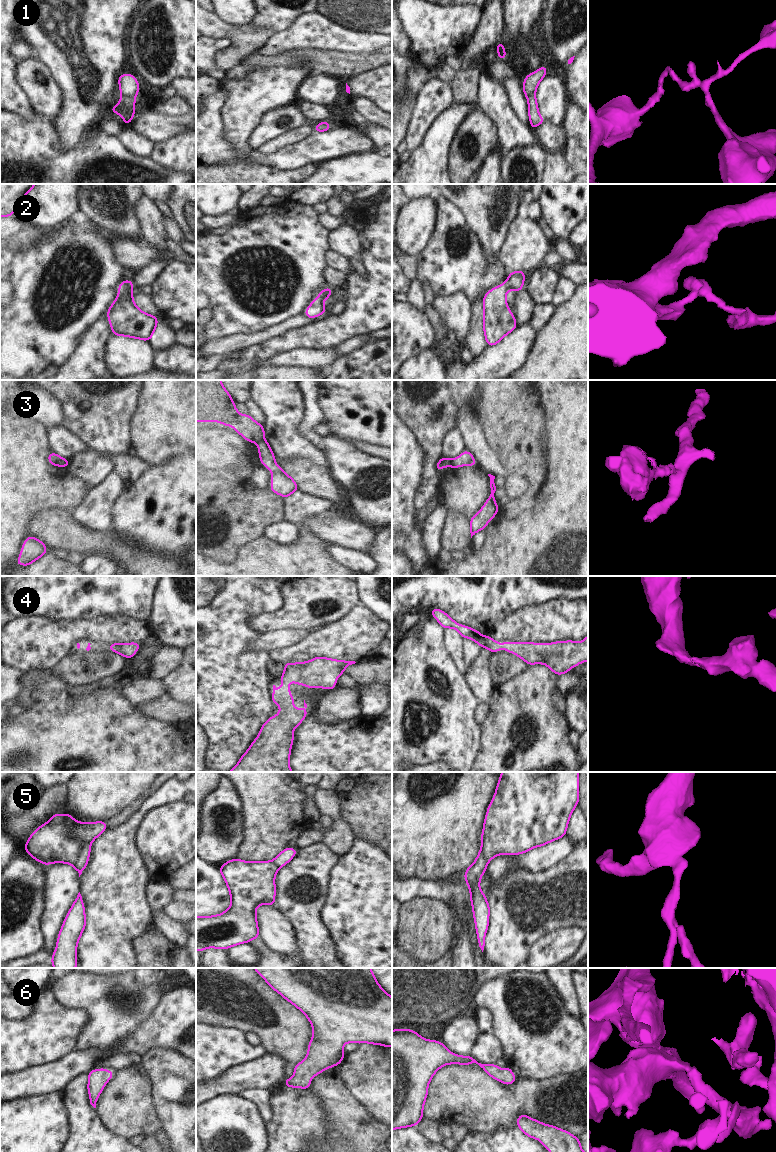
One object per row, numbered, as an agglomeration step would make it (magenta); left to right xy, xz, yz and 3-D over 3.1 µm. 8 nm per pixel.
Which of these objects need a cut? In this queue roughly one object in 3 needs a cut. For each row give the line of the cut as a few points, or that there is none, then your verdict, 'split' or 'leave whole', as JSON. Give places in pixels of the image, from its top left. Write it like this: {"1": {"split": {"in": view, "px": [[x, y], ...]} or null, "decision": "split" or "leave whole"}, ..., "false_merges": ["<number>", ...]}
{"1": {"split": {"in": "xy", "px": [[122, 95], [134, 97]]}, "decision": "split"}, "2": {"split": null, "decision": "leave whole"}, "3": {"split": {"in": "yz", "px": [[453, 460], [451, 466]]}, "decision": "split"}, "4": {"split": null, "decision": "leave whole"}, "5": {"split": {"in": "xy", "px": [[90, 843], [86, 843], [80, 848], [77, 858], [72, 864]]}, "decision": "split"}, "6": {"split": null, "decision": "leave whole"}, "false_merges": ["1", "3", "5"]}

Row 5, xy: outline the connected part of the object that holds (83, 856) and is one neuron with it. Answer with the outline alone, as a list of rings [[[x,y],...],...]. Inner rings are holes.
[[[86,844],[80,848],[77,859],[75,860],[73,866],[75,870],[79,873],[79,877],[82,874],[83,870],[88,864],[90,858],[91,844]]]

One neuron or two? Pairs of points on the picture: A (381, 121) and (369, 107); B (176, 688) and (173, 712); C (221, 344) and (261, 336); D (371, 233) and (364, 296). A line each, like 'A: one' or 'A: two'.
A: one
B: two
C: one
D: one

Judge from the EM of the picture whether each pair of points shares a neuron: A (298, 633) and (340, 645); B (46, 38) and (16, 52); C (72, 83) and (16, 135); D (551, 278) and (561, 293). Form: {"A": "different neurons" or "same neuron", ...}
{"A": "different neurons", "B": "different neurons", "C": "different neurons", "D": "different neurons"}

